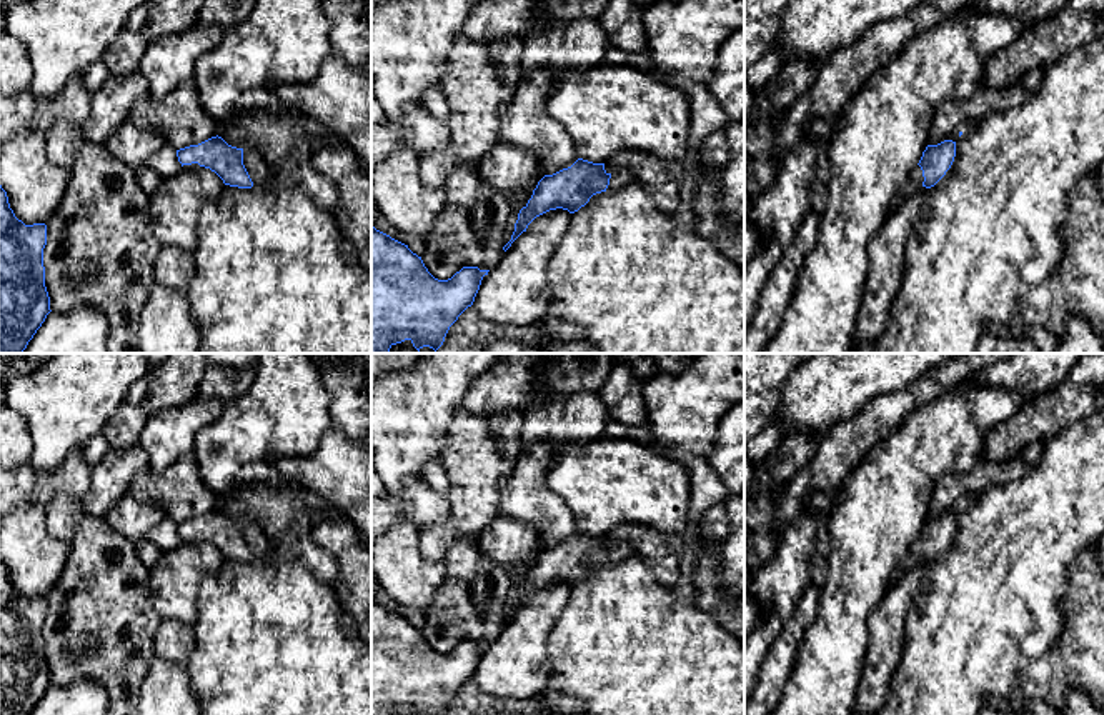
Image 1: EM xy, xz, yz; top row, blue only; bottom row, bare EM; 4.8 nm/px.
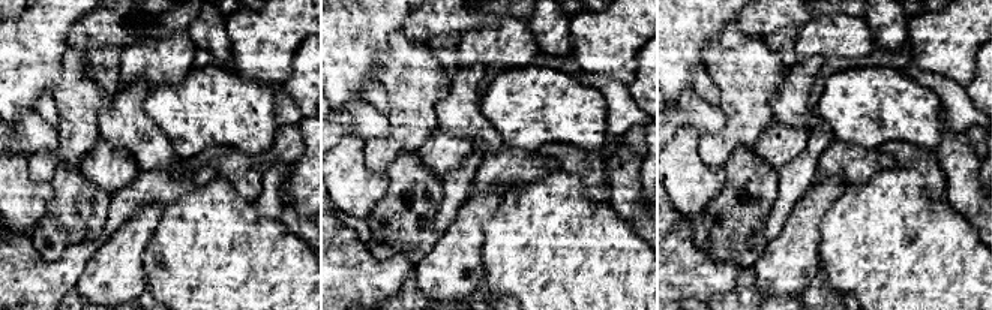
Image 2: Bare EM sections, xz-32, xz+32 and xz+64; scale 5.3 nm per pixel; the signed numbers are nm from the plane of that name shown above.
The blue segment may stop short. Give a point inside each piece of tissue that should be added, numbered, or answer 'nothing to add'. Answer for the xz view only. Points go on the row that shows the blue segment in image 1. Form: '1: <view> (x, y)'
1: xz (621, 177)

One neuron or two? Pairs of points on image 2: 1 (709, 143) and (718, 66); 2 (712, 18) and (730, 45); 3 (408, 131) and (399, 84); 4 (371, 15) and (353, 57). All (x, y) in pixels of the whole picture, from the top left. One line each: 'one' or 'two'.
1: one
2: two
3: one
4: one

